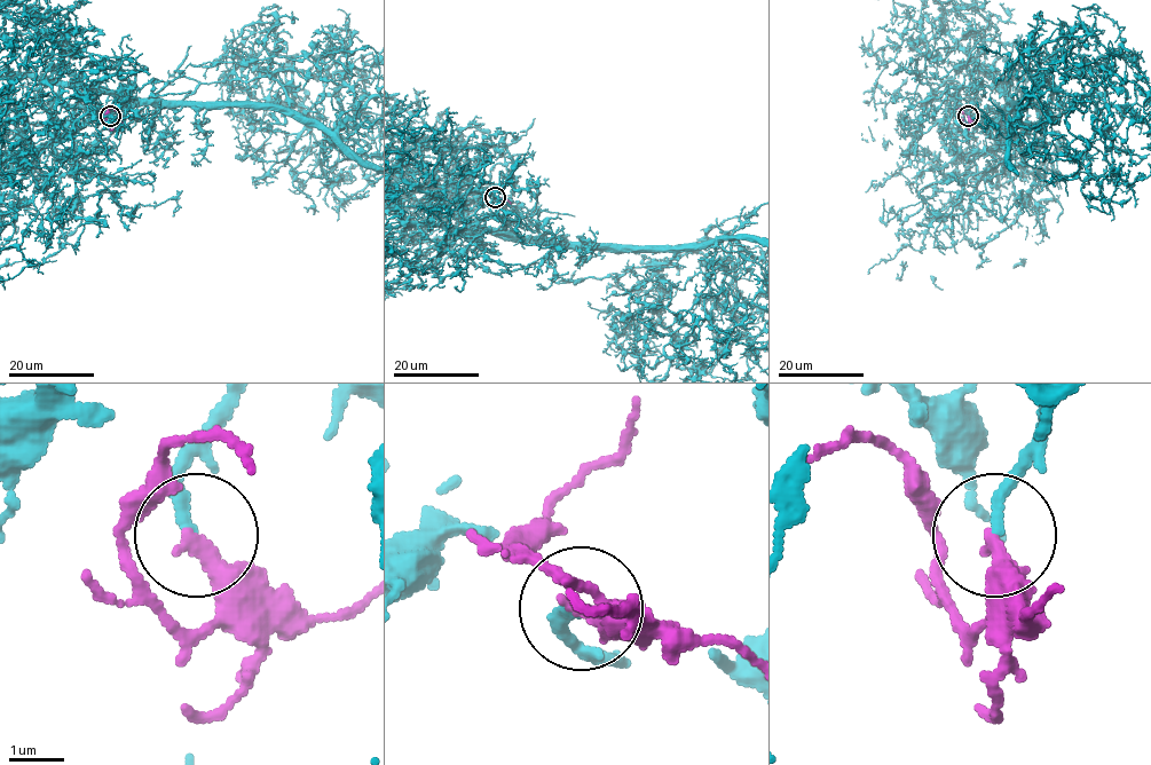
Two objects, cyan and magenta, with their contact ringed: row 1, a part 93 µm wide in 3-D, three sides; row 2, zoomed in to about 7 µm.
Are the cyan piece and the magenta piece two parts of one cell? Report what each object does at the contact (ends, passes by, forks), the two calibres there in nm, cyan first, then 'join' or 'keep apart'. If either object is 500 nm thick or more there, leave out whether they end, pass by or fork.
cyan ends | magenta ends | 180/360 nm | join

